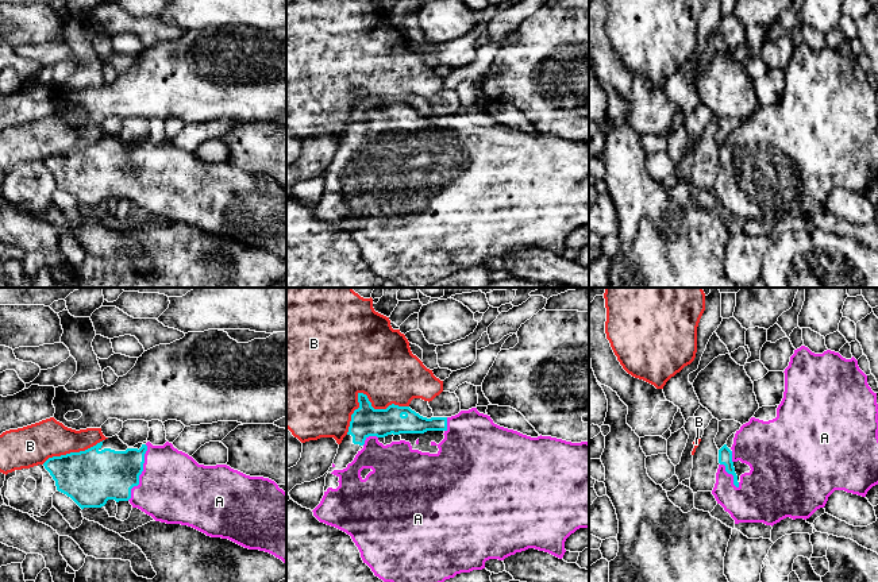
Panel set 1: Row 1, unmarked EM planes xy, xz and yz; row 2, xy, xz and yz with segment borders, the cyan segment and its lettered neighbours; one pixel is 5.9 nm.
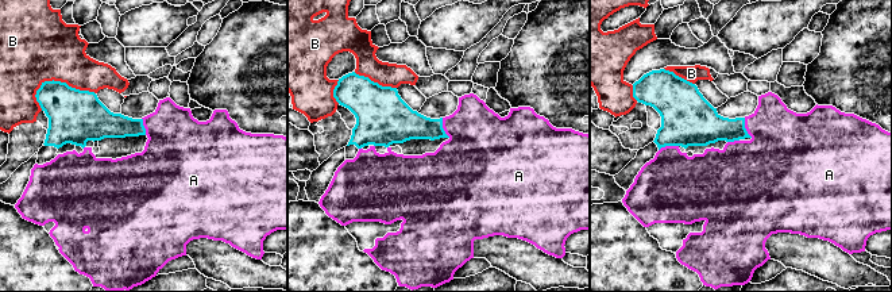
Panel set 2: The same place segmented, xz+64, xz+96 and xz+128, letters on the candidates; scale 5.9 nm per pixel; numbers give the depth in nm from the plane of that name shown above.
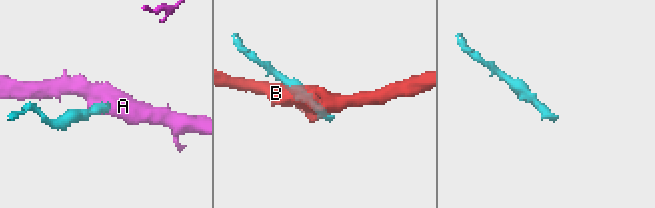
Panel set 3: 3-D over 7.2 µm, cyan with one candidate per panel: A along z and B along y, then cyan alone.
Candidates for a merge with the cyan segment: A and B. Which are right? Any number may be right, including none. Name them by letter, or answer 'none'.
A

